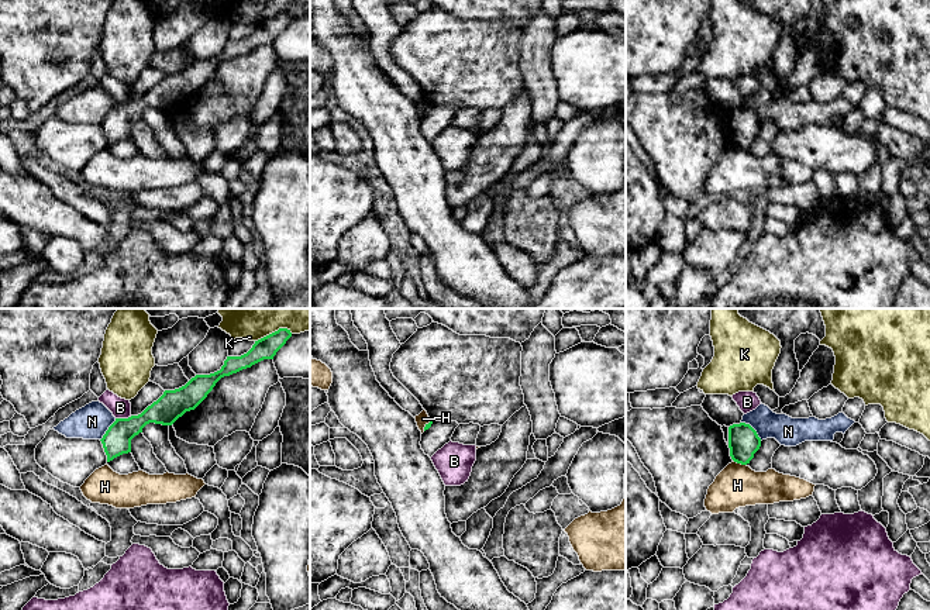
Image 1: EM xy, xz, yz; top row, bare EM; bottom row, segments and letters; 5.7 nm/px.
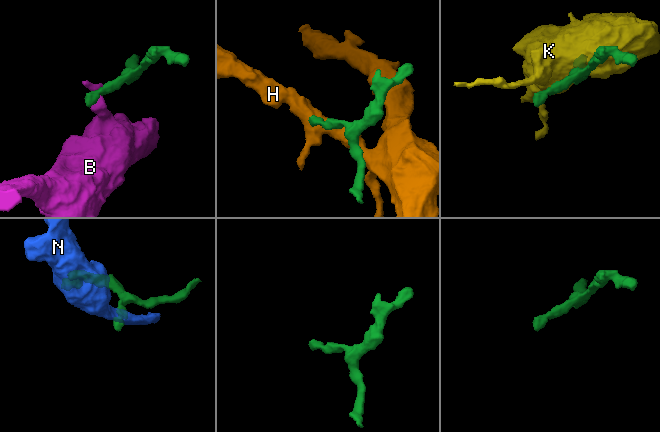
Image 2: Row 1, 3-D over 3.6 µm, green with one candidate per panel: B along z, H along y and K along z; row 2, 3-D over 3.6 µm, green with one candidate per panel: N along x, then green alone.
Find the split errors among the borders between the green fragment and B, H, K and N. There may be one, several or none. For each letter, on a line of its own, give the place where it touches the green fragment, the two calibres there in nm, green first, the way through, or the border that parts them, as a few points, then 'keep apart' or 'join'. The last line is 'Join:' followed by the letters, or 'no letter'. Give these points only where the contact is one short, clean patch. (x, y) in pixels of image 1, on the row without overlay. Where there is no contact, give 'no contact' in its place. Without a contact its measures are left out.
B: meets green in xy at (123, 103); 160 nm thick on the green side, 110 nm on the other; border along xy (131, 100), (116, 103); keep apart
H: meets green in yz at (740, 147); 180 nm thick on the green side, 240 nm on the other; border along yz (733, 144), (746, 150); keep apart
K: meets green in xy at (275, 16); 130 nm thick on the green side, 140 nm on the other; keep apart
N: meets green in yz at (753, 113); 180 nm thick on the green side, 170 nm on the other; border along yz (741, 106), (747, 107), (761, 124); keep apart
Join: no letter

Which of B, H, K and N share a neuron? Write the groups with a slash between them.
B / H / K / N

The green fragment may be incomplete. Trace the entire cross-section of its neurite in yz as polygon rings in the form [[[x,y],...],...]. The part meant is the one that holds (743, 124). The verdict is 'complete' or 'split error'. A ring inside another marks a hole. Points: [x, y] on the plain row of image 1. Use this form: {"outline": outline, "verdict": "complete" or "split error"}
{"outline": [[[745,107],[728,111],[728,132],[734,147],[747,149],[761,131],[761,123],[757,116]]], "verdict": "complete"}

